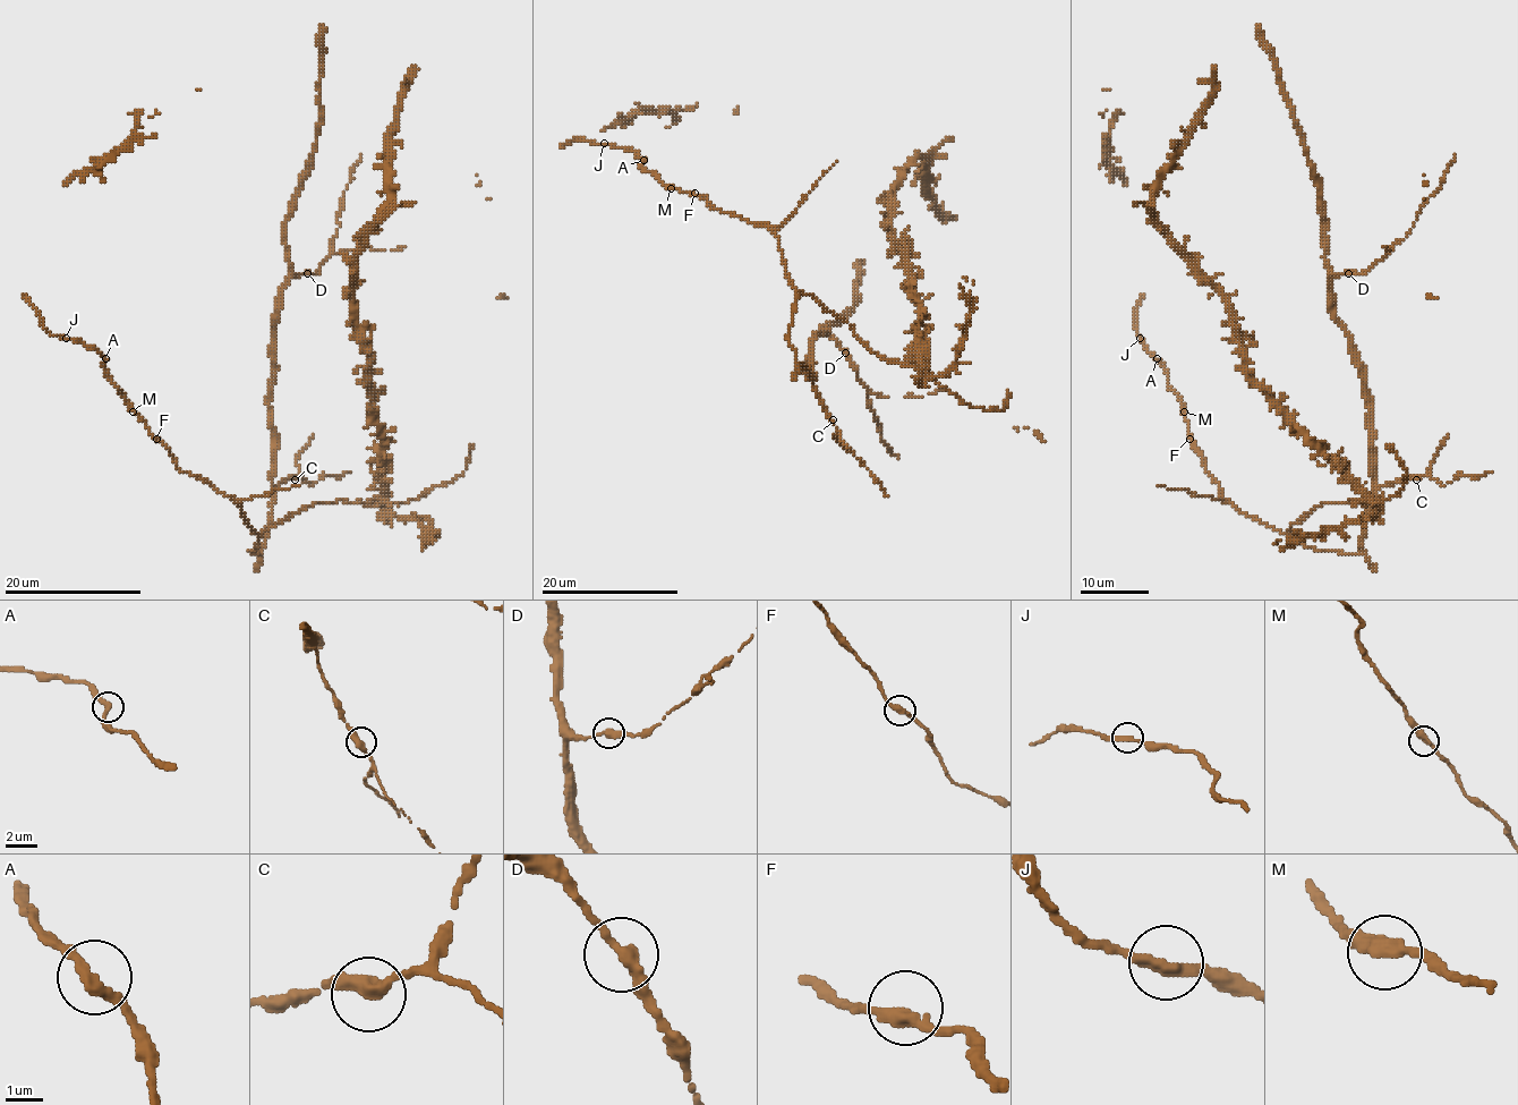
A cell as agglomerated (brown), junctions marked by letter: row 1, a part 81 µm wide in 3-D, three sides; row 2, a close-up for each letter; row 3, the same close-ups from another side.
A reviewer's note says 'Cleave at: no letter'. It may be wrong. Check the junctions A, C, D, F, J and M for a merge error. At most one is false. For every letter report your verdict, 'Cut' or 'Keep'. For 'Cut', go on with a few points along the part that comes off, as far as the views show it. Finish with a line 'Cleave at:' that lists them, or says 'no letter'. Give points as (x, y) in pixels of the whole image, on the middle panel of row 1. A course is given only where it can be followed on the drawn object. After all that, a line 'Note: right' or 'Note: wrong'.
A: Keep
C: Keep
D: Keep
F: Keep
J: Keep
M: Keep
Cleave at: no letter
Note: right

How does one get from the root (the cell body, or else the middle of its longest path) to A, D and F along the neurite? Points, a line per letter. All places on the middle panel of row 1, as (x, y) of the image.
A: (793, 287), (779, 240), (766, 226), (753, 226), (719, 212), (705, 196), (667, 186), (641, 167), (644, 160)
D: (793, 287), (796, 303), (789, 343), (796, 364), (810, 377), (812, 341), (819, 334), (830, 337), (844, 351)
F: (793, 287), (785, 270), (779, 240), (766, 226), (753, 226), (742, 217), (719, 212), (705, 196), (694, 193)

